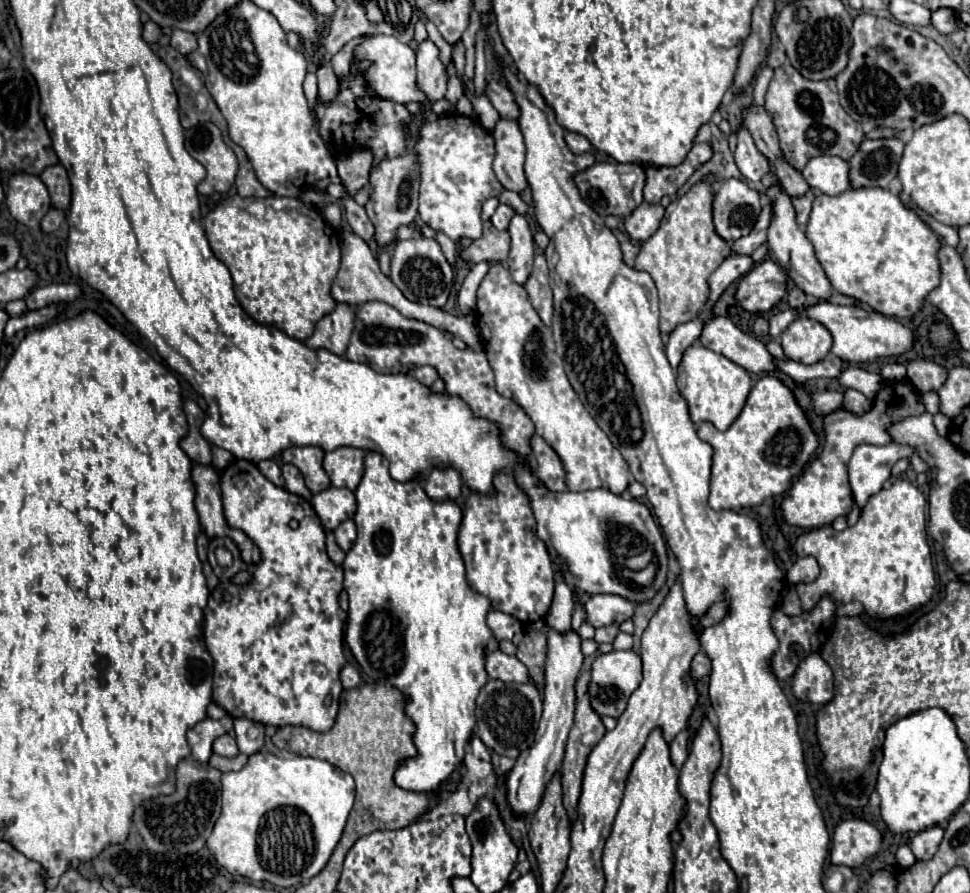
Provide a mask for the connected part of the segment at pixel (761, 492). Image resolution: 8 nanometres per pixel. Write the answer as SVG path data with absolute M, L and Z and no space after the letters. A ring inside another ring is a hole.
M762 376L756 382L742 414L726 432L702 422L698 426L698 438L714 448L708 498L708 504L714 510L754 508L770 496L782 494L792 478L806 468L818 448L818 438L794 394L774 376Z

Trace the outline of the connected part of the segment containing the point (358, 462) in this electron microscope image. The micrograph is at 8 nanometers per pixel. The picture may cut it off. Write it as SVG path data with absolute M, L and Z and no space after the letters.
M342 446L326 452L324 470L332 486L354 490L360 484L364 472L364 450L354 446Z

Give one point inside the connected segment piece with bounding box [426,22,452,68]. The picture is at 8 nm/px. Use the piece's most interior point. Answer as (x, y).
(445, 49)

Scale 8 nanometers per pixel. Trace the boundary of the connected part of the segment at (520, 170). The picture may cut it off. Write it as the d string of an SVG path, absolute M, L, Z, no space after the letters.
M500 118L492 132L496 142L496 158L494 158L494 172L496 178L502 182L504 188L520 192L528 186L524 174L524 136L520 126L512 118Z

